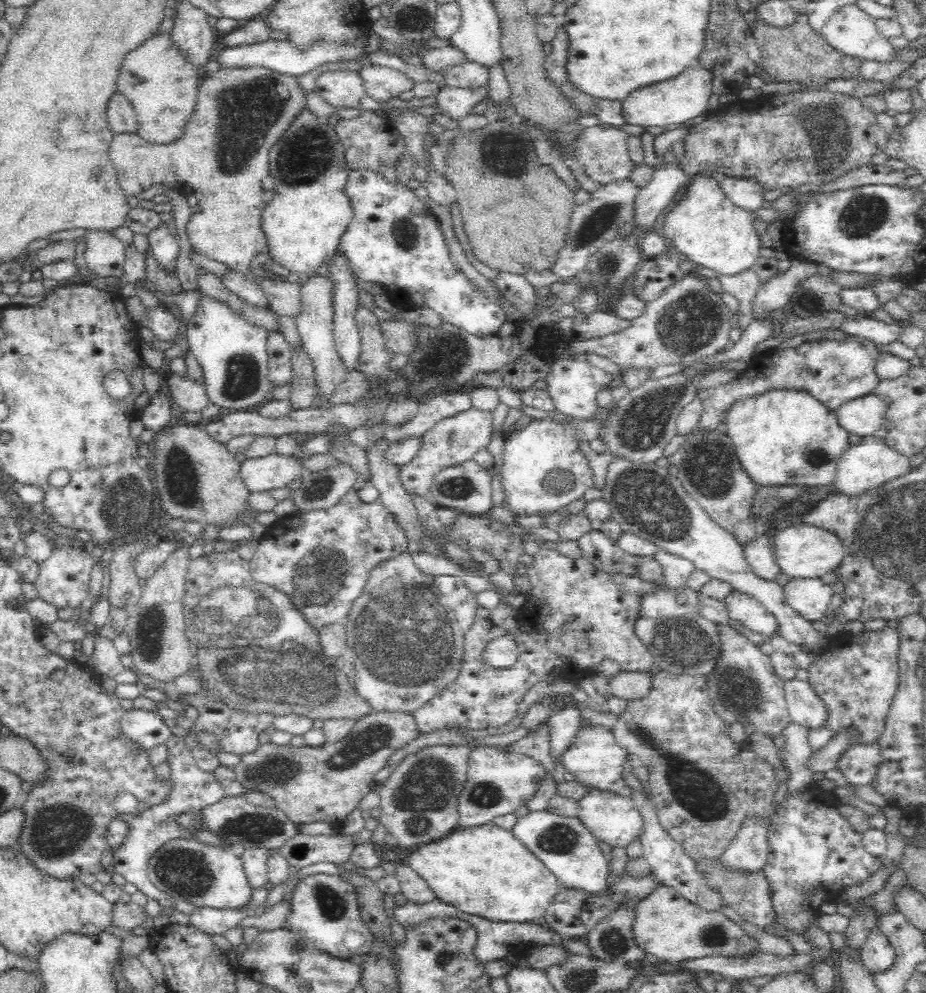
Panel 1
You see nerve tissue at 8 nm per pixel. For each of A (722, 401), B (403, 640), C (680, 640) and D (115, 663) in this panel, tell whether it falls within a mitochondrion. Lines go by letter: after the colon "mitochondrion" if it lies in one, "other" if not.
A: other
B: mitochondrion
C: mitochondrion
D: other

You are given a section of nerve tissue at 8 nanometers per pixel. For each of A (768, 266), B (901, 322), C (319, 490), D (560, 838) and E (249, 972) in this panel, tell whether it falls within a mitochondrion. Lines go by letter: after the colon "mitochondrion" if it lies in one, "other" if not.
A: other
B: other
C: mitochondrion
D: mitochondrion
E: other

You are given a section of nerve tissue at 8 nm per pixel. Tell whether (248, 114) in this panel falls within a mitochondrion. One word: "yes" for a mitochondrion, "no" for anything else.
yes

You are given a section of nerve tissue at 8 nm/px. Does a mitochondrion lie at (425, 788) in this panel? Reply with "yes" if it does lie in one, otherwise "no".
yes

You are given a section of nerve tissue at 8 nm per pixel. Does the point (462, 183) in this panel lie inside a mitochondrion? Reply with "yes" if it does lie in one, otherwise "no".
no

